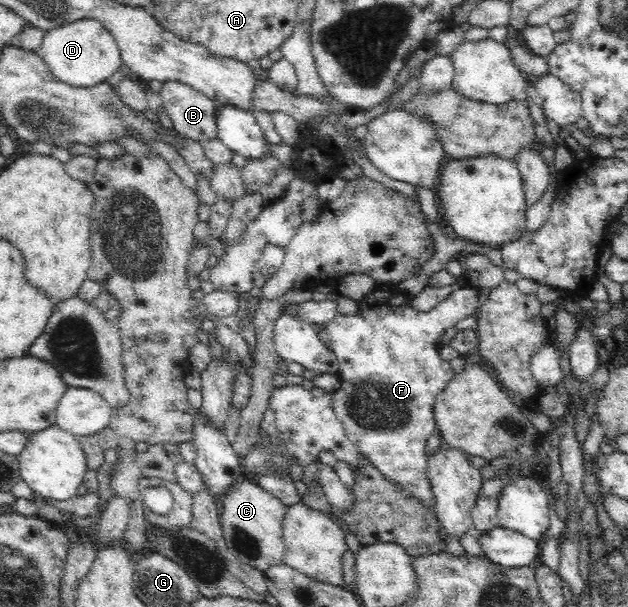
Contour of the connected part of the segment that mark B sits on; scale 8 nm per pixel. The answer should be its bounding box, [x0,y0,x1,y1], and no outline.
[160,79,217,140]

